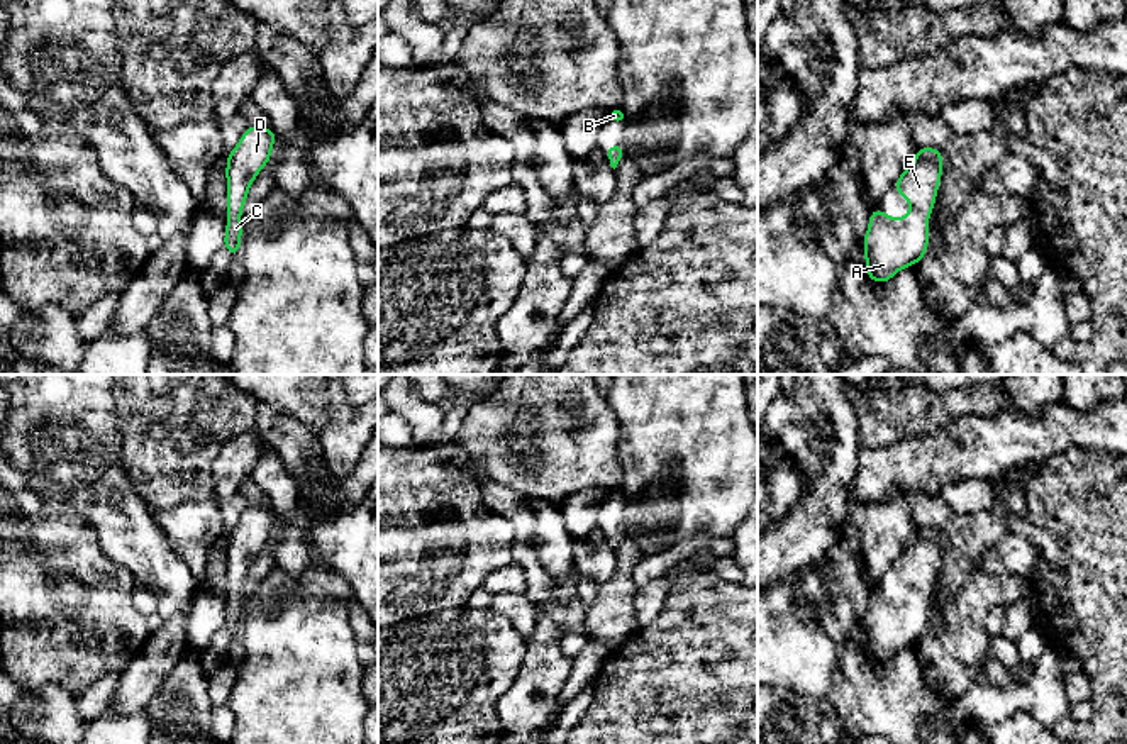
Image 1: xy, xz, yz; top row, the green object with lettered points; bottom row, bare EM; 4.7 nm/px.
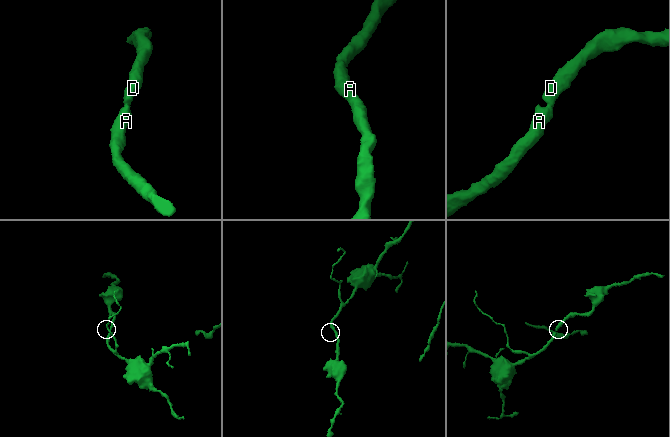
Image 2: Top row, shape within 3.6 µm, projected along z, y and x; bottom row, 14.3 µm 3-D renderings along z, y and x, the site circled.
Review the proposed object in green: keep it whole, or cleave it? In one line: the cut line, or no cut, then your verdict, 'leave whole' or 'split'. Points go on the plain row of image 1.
no cut | leave whole

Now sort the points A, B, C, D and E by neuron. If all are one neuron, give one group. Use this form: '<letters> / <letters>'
A B C D E

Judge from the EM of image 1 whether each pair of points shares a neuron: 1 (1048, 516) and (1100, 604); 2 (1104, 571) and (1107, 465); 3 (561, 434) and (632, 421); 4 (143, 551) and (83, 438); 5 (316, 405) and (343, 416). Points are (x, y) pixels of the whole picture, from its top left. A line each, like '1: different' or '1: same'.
1: same
2: same
3: different
4: same
5: different

